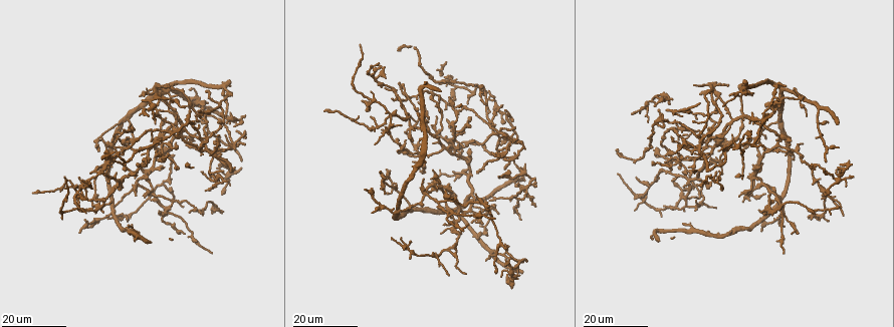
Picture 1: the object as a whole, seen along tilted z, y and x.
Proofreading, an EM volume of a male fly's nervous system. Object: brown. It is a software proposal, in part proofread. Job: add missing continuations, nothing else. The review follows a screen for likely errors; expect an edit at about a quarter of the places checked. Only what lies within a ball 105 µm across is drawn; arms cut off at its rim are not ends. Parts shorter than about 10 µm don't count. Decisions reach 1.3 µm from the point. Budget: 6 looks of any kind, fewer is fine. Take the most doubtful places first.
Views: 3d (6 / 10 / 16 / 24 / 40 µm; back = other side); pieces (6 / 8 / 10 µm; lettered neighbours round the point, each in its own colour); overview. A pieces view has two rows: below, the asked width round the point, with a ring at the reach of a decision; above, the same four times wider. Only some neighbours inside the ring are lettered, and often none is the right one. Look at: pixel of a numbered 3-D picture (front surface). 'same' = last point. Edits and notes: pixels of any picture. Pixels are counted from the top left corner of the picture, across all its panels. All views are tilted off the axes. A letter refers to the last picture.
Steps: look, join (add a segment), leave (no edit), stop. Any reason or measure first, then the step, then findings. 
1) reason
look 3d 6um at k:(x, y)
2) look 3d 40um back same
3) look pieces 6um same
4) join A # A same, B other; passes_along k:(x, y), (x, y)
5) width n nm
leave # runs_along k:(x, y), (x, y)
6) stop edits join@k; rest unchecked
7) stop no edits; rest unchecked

tapers out
look 3d 24um at 1:(451, 172)

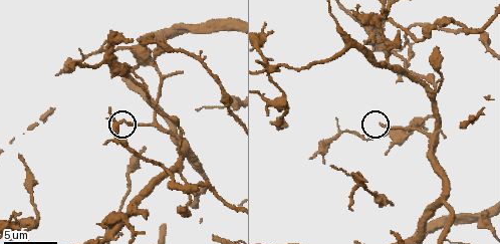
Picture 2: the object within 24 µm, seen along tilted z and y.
what lies round it
look pieces 8um at 2:(380, 124)

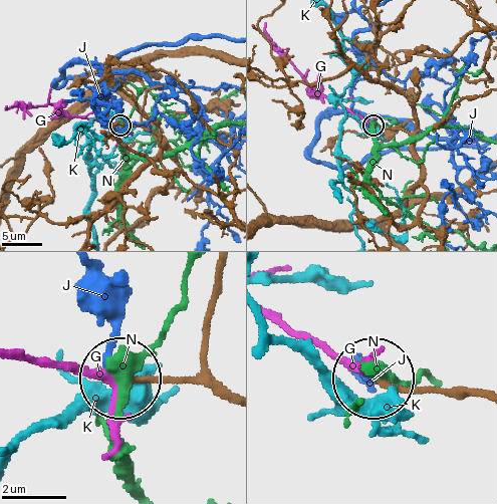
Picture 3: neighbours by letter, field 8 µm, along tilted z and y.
join G # G same, J other, K other, N other; passes_along 3:(142, 127), (67, 115), (51, 103), (10, 107); the neuron continues

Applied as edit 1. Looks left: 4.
look overview

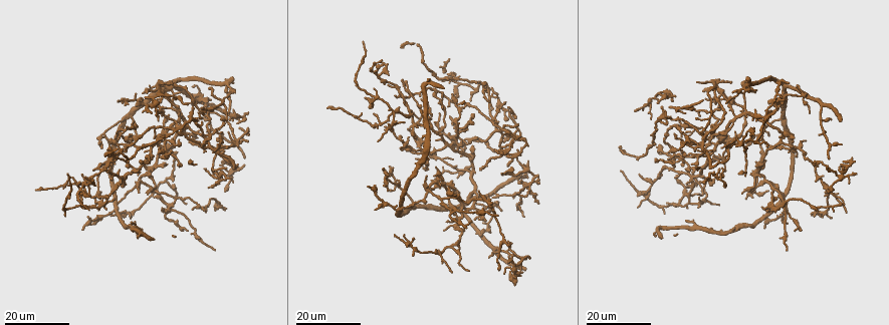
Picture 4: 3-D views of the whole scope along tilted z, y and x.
branch stops here
look 3d 24um at 4:(471, 146)

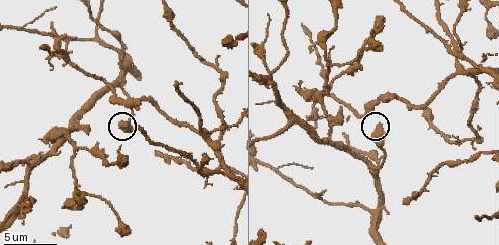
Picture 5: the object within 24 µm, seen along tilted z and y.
see the neighbours
look pieces 6um at 5:(126, 123)

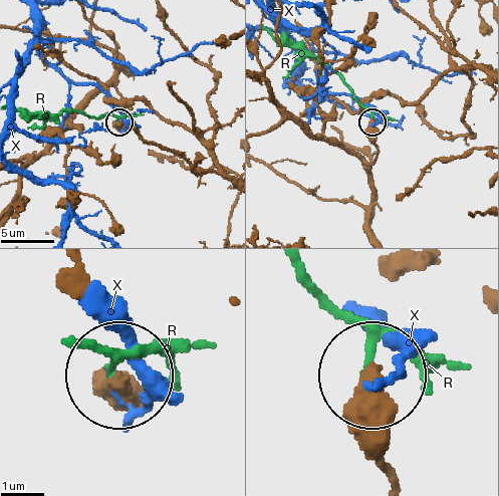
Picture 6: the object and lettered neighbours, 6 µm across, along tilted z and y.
width 320 nm
leave # R other, X other; none of them fits

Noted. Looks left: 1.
end of a long branch
look pieces 8um at 5:(156, 152)

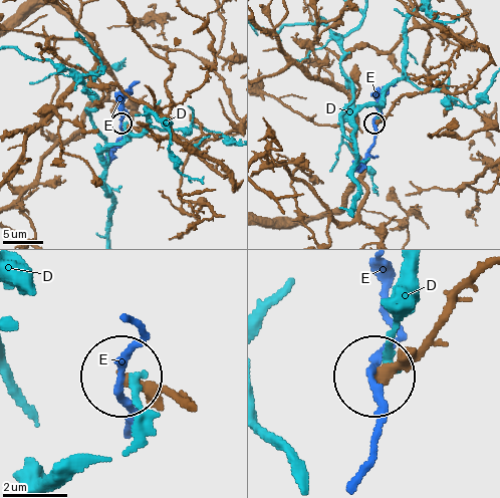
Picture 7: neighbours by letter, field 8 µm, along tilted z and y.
leave # D other, E other; runs_along 7:(480, 269), (449, 317), (380, 371); no lettered segment goes on from it

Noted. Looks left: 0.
stop edits join@3; rest unchecked

